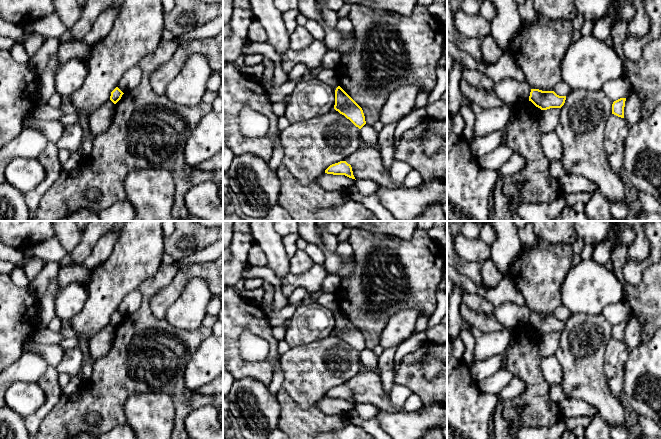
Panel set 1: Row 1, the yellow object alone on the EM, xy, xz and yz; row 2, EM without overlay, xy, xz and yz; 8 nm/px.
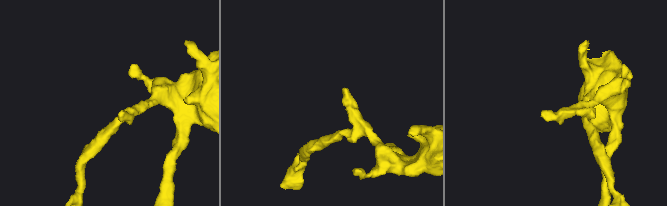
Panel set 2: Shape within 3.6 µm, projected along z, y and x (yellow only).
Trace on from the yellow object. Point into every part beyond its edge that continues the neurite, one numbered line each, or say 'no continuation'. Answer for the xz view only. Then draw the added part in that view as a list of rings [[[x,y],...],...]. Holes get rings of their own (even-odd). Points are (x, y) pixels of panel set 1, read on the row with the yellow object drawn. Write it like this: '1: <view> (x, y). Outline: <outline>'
no continuation

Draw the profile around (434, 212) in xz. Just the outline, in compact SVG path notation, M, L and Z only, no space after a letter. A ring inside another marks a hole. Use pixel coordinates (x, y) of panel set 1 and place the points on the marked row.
M439 202L428 206L422 214L411 221L445 221L446 217L443 213L443 205Z

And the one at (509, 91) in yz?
M503 79L495 83L493 90L503 103L510 105L529 100L531 92L526 82L518 82L514 79Z

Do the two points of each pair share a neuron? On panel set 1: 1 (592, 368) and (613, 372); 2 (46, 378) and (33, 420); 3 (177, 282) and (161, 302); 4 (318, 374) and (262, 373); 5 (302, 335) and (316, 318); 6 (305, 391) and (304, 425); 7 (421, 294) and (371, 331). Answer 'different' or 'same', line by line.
1: different
2: same
3: same
4: different
5: same
6: different
7: same

